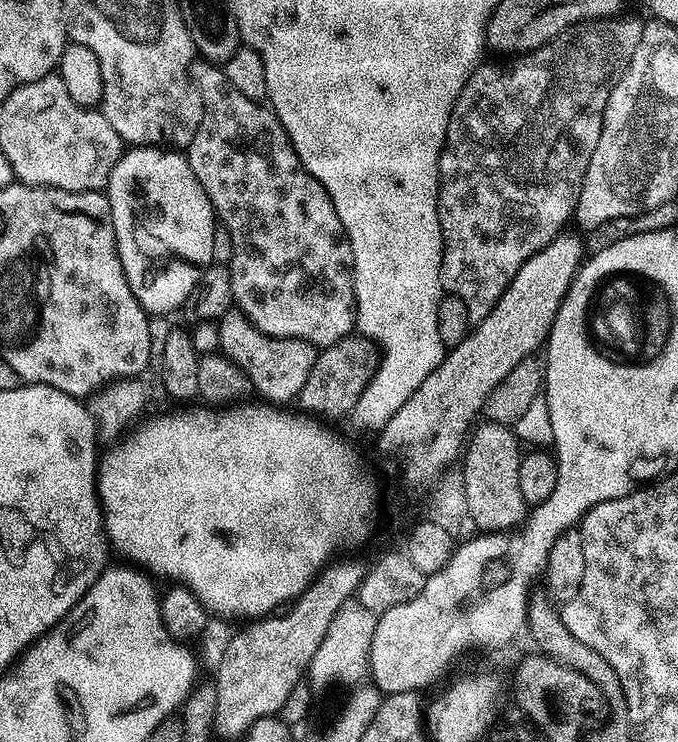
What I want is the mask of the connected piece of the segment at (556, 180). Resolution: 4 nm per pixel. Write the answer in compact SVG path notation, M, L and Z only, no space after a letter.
M616 14L602 20L583 20L582 23L560 32L553 40L542 45L538 50L521 55L509 72L498 72L494 68L477 67L466 82L462 94L452 111L448 127L448 141L444 143L444 153L440 156L440 201L438 202L438 218L442 226L444 239L444 257L440 267L440 286L447 295L462 298L466 306L469 325L475 326L494 310L498 298L510 286L514 274L522 270L522 262L526 258L534 258L542 246L546 246L555 236L565 231L567 220L576 215L576 207L582 194L582 184L586 178L586 170L590 166L590 158L594 158L594 146L598 146L598 134L602 134L606 102L612 93L612 87L630 66L630 58L634 58L634 50L638 50L638 42L642 42L644 24L636 16Z

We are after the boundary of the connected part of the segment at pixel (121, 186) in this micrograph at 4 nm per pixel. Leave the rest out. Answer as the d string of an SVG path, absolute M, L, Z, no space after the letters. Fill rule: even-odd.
M163 146L129 147L124 155L121 156L120 161L116 163L114 170L110 174L106 195L110 202L110 210L112 211L114 234L116 235L116 245L118 246L118 254L122 262L122 270L126 274L126 282L130 282L130 290L134 290L134 298L138 298L138 302L144 307L144 311L153 317L160 316L163 312L172 312L175 308L176 311L183 309L184 303L188 300L188 296L195 290L196 283L200 280L201 272L206 268L211 268L213 265L214 230L218 226L216 212L212 209L210 198L206 194L206 190L202 188L202 182L200 182L194 174L187 155L185 155L183 151L169 150Z

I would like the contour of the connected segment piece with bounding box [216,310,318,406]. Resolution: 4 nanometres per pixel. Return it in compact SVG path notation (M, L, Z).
M229 310L226 315L221 316L216 324L218 338L220 339L220 352L233 364L244 372L252 384L255 395L260 395L261 401L272 406L288 406L300 395L302 386L306 386L306 378L310 378L310 370L314 366L318 352L312 345L295 340L294 338L278 338L277 336L266 336L246 319L244 313L239 310Z

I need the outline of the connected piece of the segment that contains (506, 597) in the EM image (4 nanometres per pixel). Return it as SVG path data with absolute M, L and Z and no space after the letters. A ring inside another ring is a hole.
M500 532L476 534L471 539L455 545L452 557L433 576L427 577L410 602L402 606L390 606L390 610L379 613L374 642L370 646L368 671L370 680L377 684L384 694L393 692L416 692L424 687L427 680L439 674L440 668L448 664L463 648L504 648L519 638L528 622L530 597L524 592L524 580L535 580L532 572L524 572L524 564L508 564L508 572L482 572L480 556L508 558L508 540L500 540Z

